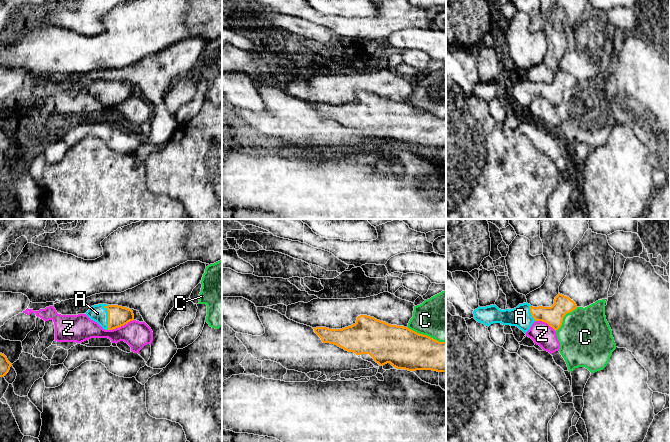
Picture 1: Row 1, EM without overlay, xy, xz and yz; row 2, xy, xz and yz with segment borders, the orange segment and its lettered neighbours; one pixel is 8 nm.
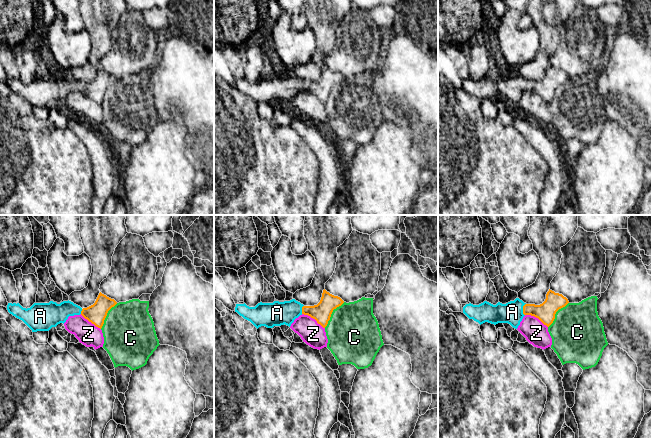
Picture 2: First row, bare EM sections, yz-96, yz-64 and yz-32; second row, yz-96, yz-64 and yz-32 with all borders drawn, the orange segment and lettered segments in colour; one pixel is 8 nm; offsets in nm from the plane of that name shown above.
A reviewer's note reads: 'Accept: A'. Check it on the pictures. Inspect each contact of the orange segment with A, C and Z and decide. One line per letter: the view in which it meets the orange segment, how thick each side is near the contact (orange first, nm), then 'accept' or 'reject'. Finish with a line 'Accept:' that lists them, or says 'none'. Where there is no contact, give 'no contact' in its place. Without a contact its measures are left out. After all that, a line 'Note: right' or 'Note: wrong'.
A: xy | 170/140 nm | accept
C: xz | 320/380 nm | reject
Z: xy | 170/220 nm | reject
Accept: A
Note: right

